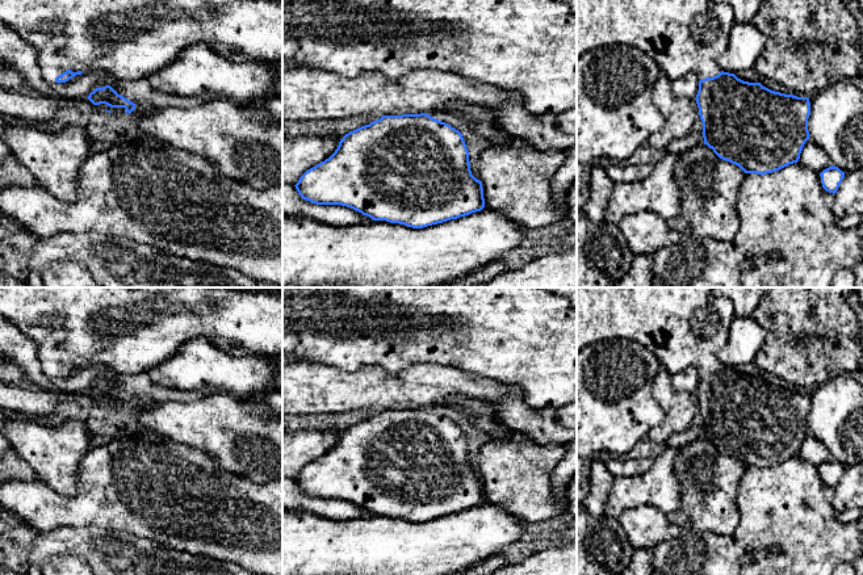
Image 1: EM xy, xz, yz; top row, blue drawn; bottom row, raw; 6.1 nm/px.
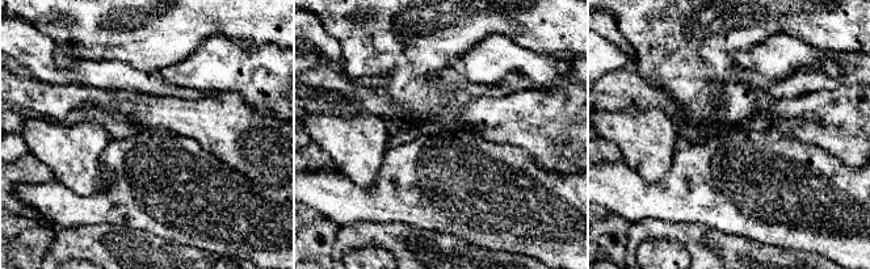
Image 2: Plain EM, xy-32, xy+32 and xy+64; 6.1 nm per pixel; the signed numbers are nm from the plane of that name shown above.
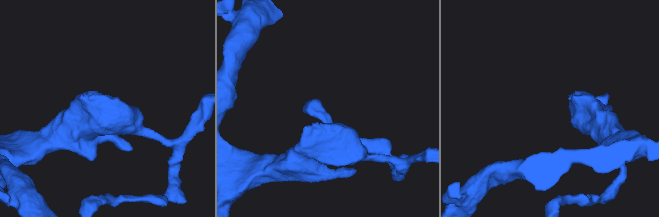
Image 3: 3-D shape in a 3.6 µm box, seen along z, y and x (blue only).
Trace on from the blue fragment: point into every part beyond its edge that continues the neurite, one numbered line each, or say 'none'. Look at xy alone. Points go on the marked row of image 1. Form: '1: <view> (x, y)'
1: xy (128, 40)

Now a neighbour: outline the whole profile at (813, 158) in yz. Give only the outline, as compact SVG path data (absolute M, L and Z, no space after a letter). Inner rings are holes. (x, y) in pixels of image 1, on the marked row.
M810 138L805 142L800 154L799 163L816 173L821 173L824 169L831 167L829 155Z

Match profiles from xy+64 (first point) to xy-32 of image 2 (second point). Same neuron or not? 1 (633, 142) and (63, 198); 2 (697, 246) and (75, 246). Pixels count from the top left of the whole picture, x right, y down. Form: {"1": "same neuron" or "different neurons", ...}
{"1": "different neurons", "2": "same neuron"}

